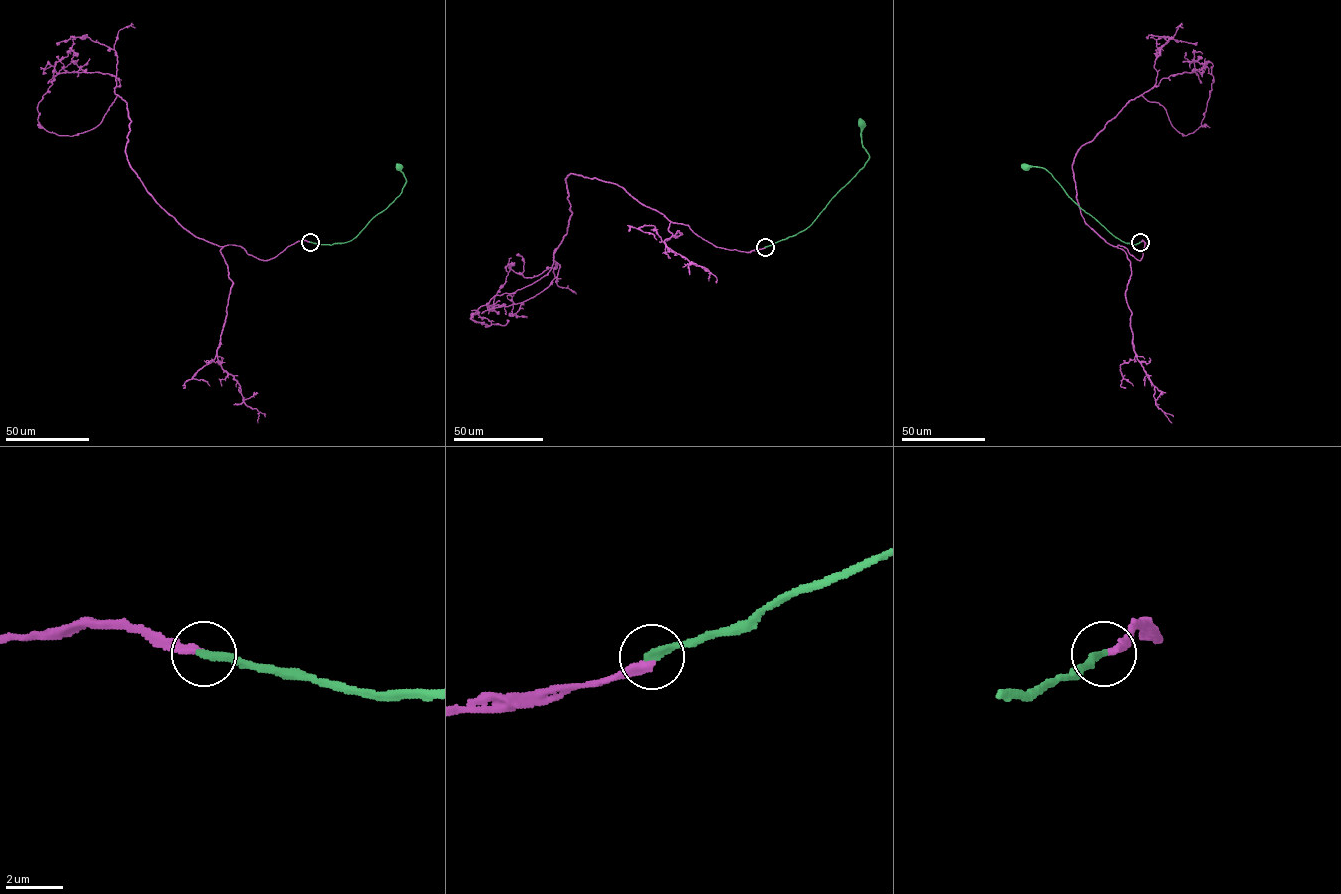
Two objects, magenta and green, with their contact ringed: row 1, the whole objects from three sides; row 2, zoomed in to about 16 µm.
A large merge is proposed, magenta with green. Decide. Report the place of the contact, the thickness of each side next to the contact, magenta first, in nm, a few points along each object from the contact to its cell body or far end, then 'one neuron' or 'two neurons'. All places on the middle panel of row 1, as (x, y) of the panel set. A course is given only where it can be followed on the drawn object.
at (765, 247); 260 nm thick on the magenta side, 280 nm on the other; magenta runs (765, 247), (716, 247), (616, 184), (570, 174), (571, 215), (551, 269), (471, 314), (489, 326), (479, 314); green runs (765, 247), (807, 228), (864, 165), (869, 154), (862, 146), (860, 123); one neuron

